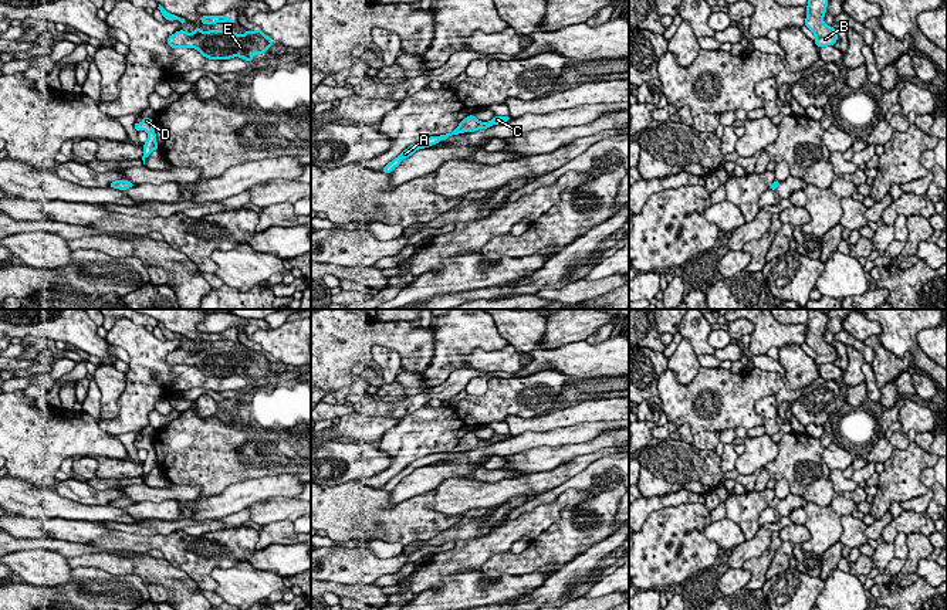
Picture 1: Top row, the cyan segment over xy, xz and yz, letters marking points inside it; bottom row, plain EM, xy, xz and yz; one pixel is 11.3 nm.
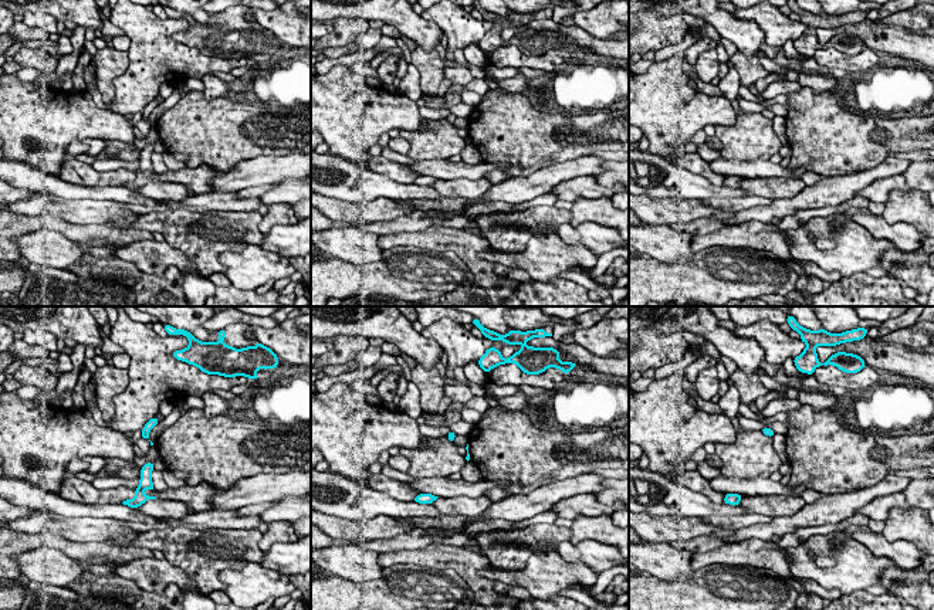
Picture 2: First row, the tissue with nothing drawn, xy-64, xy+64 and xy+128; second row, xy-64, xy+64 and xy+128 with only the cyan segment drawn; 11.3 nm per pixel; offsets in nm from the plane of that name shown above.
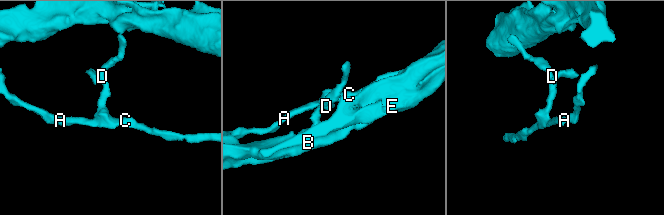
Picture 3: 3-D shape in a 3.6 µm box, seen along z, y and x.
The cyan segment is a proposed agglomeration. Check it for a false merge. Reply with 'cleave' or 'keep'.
keep

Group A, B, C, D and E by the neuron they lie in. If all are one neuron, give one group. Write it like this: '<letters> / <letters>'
A B C D E

